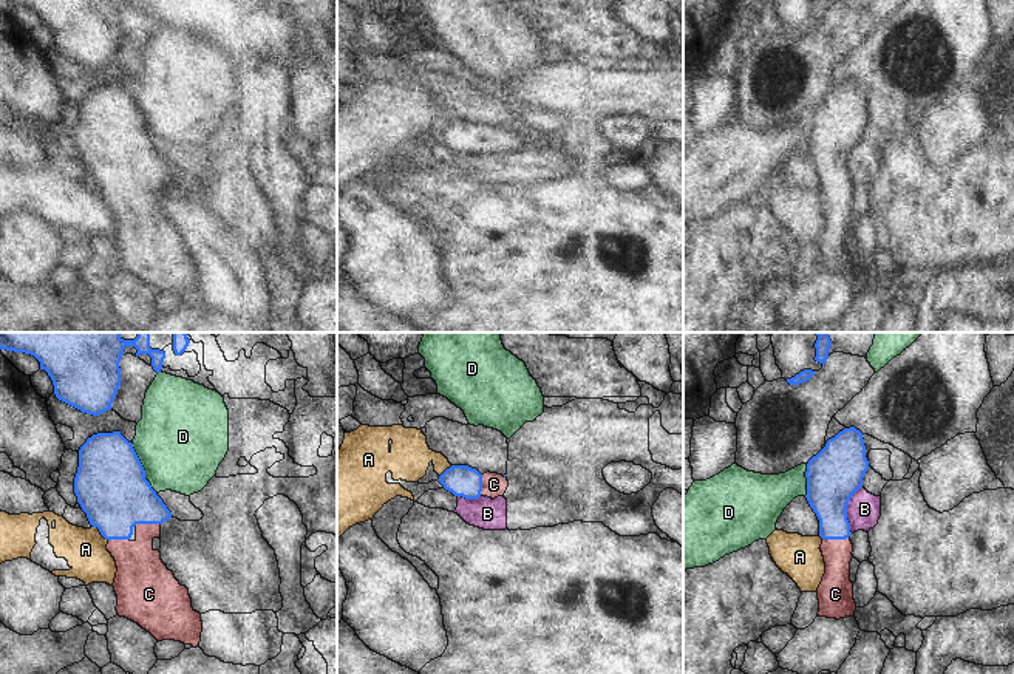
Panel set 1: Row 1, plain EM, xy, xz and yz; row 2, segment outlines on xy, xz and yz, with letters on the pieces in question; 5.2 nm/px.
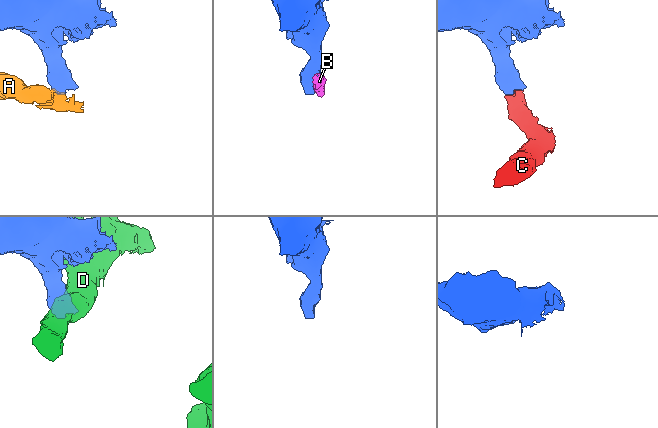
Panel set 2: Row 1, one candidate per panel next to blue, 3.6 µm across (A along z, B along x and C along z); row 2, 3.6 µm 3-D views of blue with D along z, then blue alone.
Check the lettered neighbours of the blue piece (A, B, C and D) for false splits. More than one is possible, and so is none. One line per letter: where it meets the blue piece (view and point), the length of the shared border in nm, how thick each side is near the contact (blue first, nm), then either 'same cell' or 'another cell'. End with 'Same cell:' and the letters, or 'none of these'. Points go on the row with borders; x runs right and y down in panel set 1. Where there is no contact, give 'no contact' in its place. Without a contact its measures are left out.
A: contact xy (101, 534); length 120 nm; calibres 360 and 220 nm; another cell
B: contact yz (846, 509); length 260 nm; calibres 280 and 180 nm; another cell
C: contact yz (835, 538); length 140 nm; calibres 220 and 160 nm; same cell
D: contact xy (142, 467); length 300 nm; calibres 380 and 480 nm; another cell
Same cell: C

